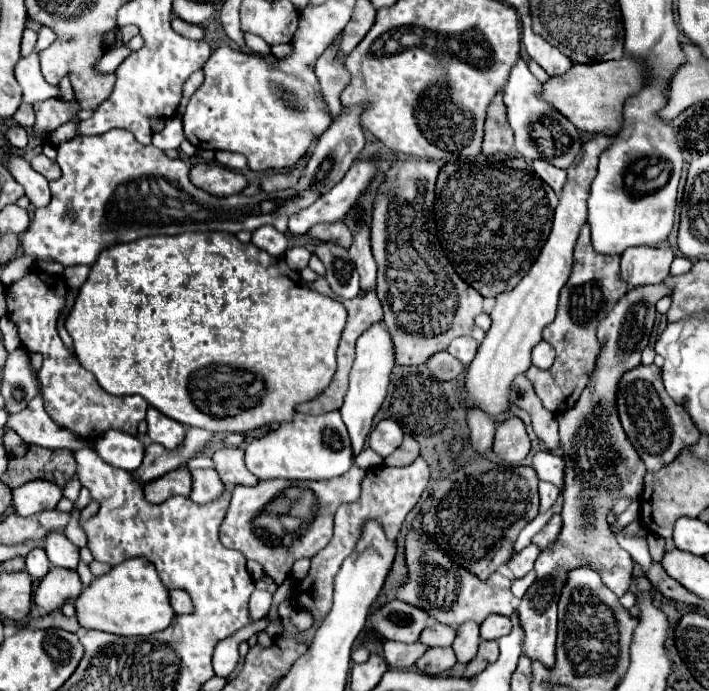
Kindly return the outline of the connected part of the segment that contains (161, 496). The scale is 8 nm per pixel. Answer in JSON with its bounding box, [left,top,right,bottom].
[145,466,191,504]

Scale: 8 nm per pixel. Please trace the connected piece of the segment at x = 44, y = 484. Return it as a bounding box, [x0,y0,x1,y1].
[13,480,63,516]

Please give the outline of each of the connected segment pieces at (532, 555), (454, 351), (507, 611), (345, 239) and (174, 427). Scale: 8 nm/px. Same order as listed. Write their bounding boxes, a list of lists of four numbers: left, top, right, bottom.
[[509,544,541,578],[449,336,477,364],[395,520,513,628],[307,222,353,248],[147,408,185,450]]

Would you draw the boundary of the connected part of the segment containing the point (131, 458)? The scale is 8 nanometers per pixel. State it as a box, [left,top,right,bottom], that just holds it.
[93,430,143,470]

